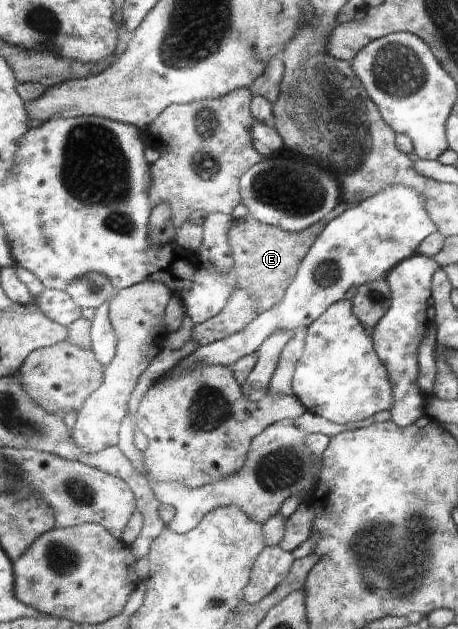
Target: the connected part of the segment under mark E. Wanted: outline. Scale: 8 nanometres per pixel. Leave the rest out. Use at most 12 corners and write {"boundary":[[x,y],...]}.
{"boundary":[[250,214],[228,238],[237,288],[284,298],[322,220],[295,233]]}

